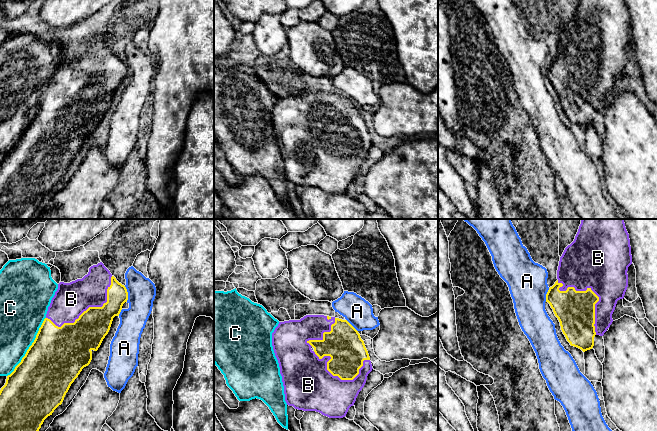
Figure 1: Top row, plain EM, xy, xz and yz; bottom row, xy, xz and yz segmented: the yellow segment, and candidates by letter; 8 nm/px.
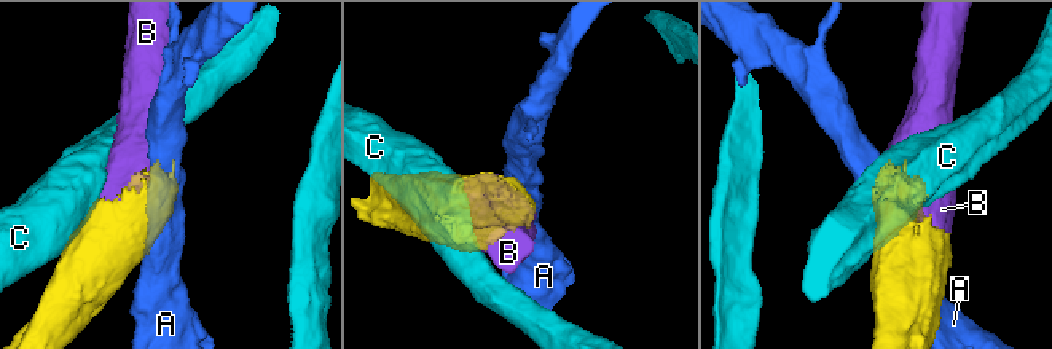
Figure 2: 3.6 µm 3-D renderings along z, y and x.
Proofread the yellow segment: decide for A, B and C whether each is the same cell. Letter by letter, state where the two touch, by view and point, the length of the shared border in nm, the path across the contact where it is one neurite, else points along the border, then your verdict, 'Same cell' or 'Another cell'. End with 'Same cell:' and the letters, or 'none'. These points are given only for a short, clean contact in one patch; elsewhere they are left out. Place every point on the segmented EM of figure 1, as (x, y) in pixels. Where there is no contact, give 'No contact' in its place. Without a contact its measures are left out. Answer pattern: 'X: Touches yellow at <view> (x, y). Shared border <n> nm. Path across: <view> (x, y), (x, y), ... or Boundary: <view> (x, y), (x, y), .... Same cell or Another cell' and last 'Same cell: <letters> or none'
A: Touches yellow at xy (127, 294). Shared border 130 nm. Boundary: xy (124, 286), (127, 292), (127, 301). Another cell
B: Touches yellow at yz (592, 291). Shared border 550 nm. Same cell
C: Touches yellow at xy (29, 347). Shared border 550 nm. Another cell
Same cell: B

